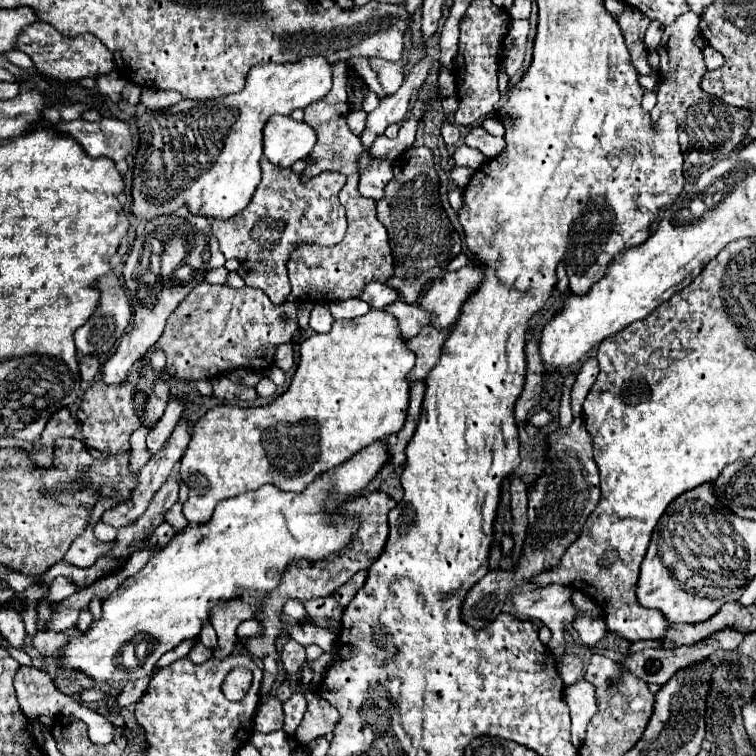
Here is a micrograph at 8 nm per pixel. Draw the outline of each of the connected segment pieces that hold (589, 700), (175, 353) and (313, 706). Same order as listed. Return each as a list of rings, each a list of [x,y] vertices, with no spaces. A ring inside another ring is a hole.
[[[580,680],[568,686],[568,708],[572,716],[572,742],[576,748],[582,746],[586,736],[586,726],[596,714],[596,690],[590,682]]]
[[[200,282],[168,318],[166,330],[154,348],[166,354],[166,374],[182,386],[224,376],[230,368],[246,368],[266,376],[274,366],[276,348],[290,342],[298,330],[298,310],[300,304],[296,300],[274,306],[258,288],[230,288],[226,284]],[[284,314],[288,320],[282,320]]]
[[[308,690],[304,696],[306,696],[308,708],[306,708],[304,720],[296,730],[296,738],[298,742],[308,744],[310,740],[320,738],[334,730],[334,724],[338,722],[338,712],[326,700],[318,700],[318,696],[312,690]]]

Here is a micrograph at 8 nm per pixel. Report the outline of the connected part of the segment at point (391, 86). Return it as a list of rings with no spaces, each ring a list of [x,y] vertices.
[[[408,28],[404,32],[404,50],[402,50],[402,58],[398,62],[388,62],[381,58],[369,58],[369,64],[371,68],[376,72],[378,80],[382,86],[382,90],[388,94],[394,94],[402,82],[404,82],[404,66],[408,66],[408,56],[410,56],[410,50],[412,50],[412,30]]]

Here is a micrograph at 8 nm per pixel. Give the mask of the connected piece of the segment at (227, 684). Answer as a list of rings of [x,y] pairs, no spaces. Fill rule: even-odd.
[[[238,667],[231,670],[222,683],[222,692],[230,701],[240,701],[250,688],[253,681],[250,670]]]

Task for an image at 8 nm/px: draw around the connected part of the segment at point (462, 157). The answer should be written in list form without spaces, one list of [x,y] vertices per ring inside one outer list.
[[[462,144],[462,146],[458,146],[456,152],[454,152],[454,162],[460,164],[460,166],[468,166],[468,168],[478,170],[478,166],[482,166],[482,164],[486,162],[486,156],[480,154],[478,150]]]

